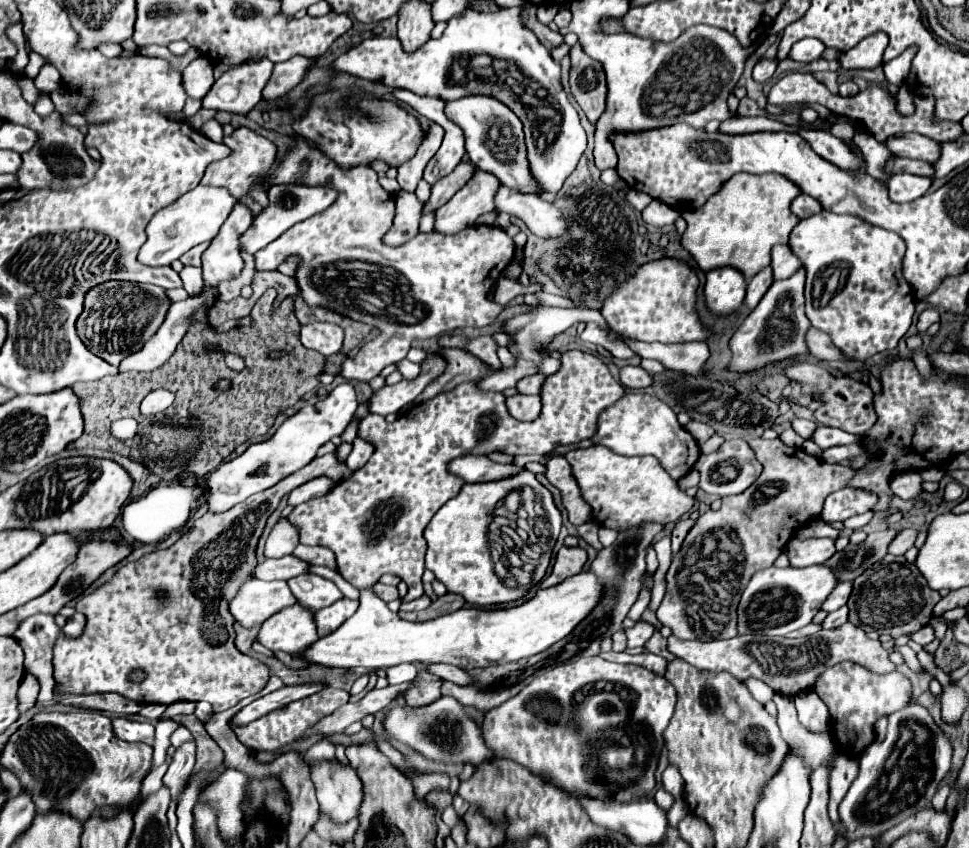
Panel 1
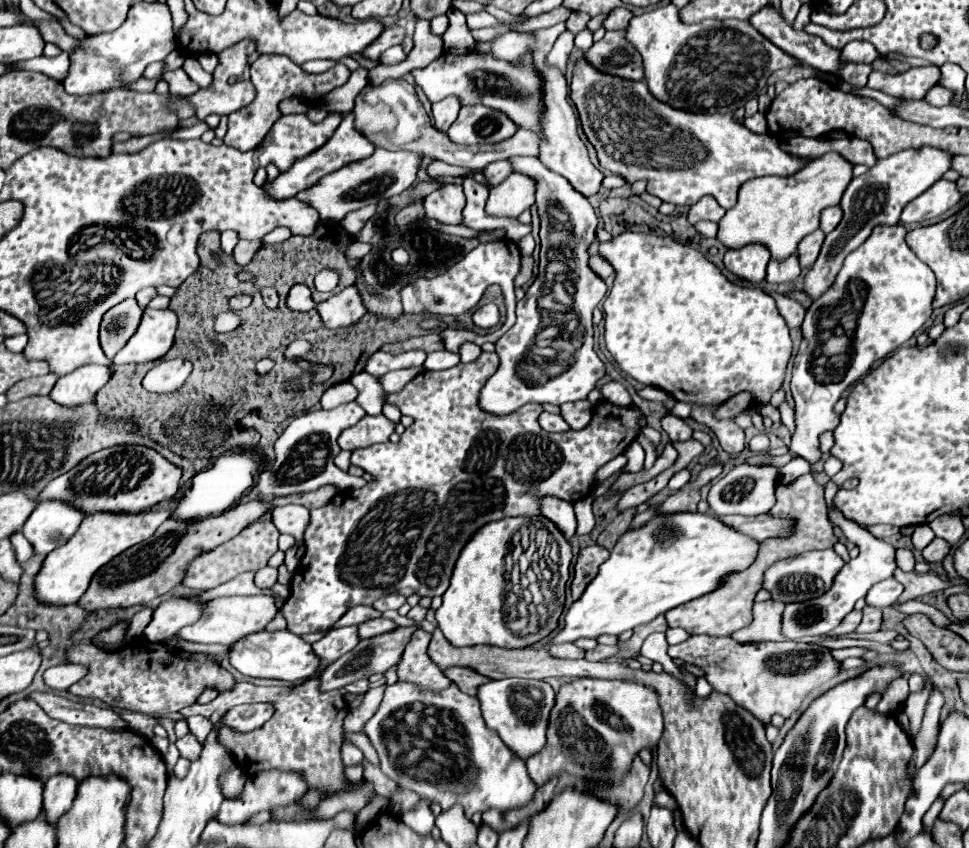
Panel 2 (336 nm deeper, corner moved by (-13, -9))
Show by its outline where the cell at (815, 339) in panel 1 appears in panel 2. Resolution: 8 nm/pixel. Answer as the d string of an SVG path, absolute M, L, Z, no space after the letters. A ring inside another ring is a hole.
M770 293L770 295L776 299L778 311L784 317L784 321L788 323L788 327L790 329L800 327L802 319L804 319L804 307L798 301L794 301L794 299L786 297L786 295L780 295L780 293Z

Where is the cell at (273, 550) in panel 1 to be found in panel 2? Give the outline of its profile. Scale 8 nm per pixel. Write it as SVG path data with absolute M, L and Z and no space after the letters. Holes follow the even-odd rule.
M262 567L260 571L256 571L254 583L260 589L270 589L276 583L276 575L278 575L278 571L274 567Z

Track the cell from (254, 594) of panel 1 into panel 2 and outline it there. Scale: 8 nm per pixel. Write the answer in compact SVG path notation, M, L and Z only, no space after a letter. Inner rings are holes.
M246 595L246 597L216 597L204 605L204 615L188 625L182 627L176 635L184 641L192 643L220 643L220 645L232 645L234 641L262 631L270 619L276 615L276 605L272 597L266 595Z

